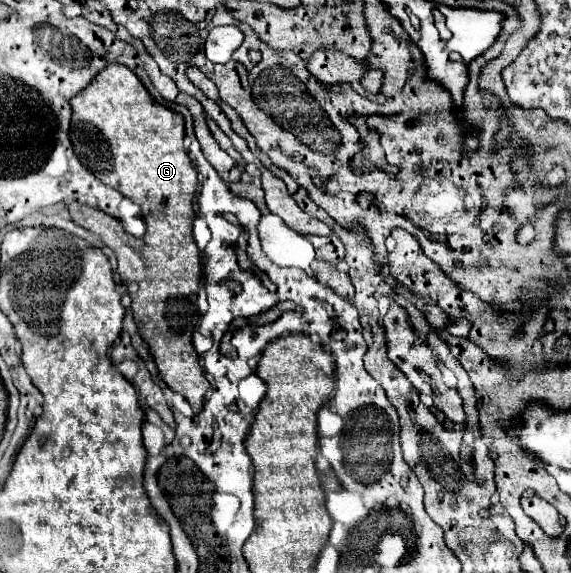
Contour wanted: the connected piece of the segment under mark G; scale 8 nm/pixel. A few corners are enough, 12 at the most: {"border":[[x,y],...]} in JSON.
{"border":[[111,63],[71,99],[79,161],[141,207],[133,237],[69,203],[115,253],[161,379],[191,407],[199,181],[183,115]]}

